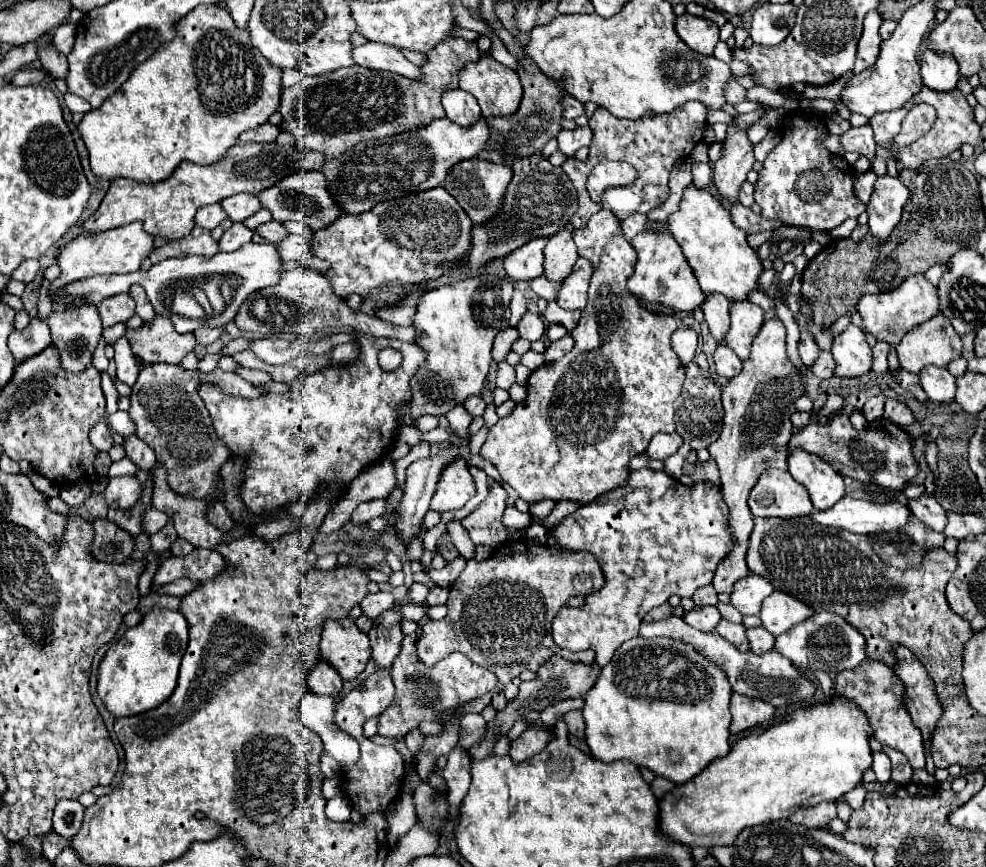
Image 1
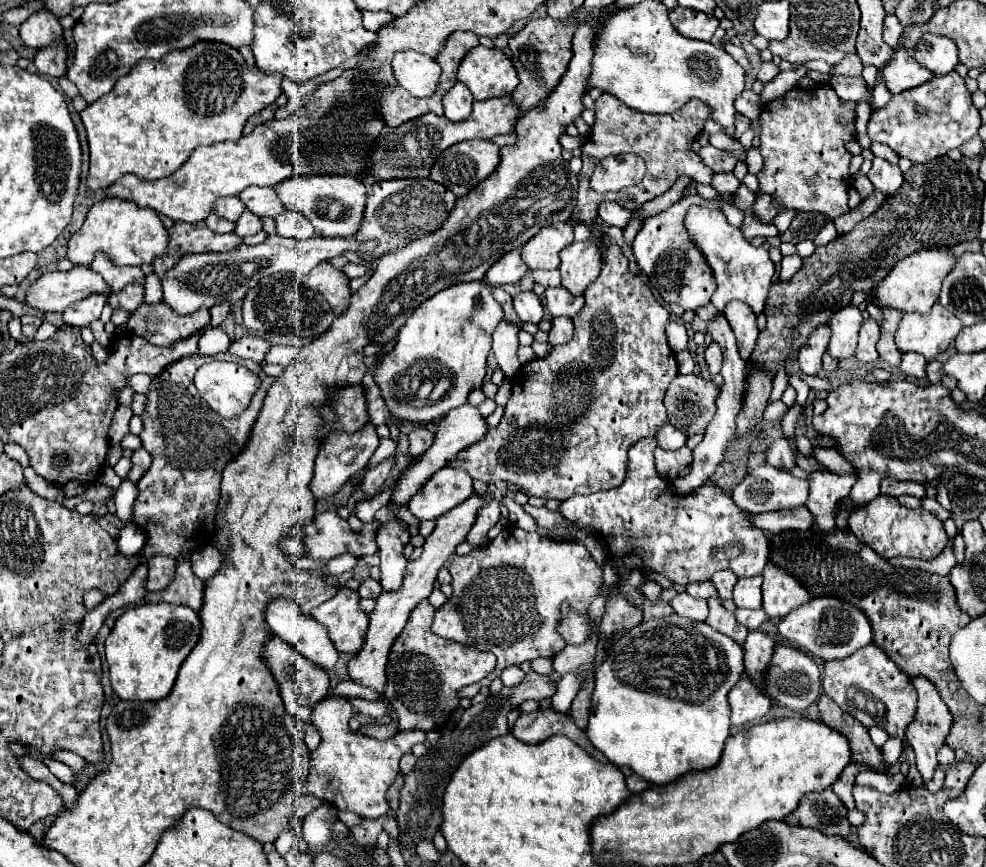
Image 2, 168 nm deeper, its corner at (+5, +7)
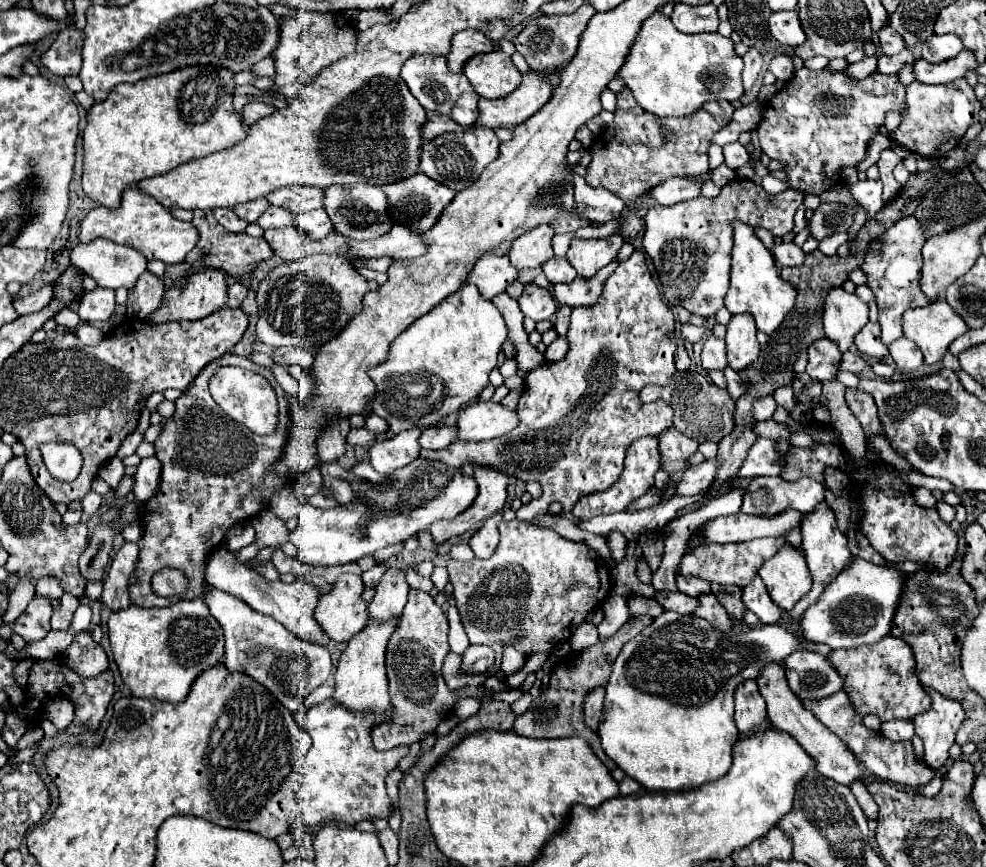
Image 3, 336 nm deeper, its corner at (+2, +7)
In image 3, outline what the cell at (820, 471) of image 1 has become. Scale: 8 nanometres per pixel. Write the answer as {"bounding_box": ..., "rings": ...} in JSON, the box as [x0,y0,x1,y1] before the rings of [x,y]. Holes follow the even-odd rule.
{"bounding_box":[789,504,851,618],"rings":[[[821,504],[813,514],[807,514],[803,518],[801,534],[803,534],[803,546],[801,548],[803,548],[803,554],[807,558],[807,566],[809,566],[811,576],[813,576],[813,588],[811,588],[811,592],[807,596],[803,596],[797,602],[797,606],[793,606],[793,610],[789,612],[791,618],[801,618],[803,612],[817,602],[817,598],[823,594],[825,586],[835,580],[835,576],[849,564],[849,558],[851,558],[851,552],[847,548],[847,538],[839,532],[835,514],[833,514],[833,510],[827,504]]]}

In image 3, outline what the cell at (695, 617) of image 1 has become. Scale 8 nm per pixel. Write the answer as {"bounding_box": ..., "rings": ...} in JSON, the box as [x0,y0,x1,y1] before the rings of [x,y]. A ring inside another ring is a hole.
{"bounding_box":[653,590,699,614],"rings":[[[657,590],[653,598],[665,608],[665,610],[675,610],[679,614],[693,614],[693,610],[699,606],[697,598],[691,598],[679,590],[669,592],[669,590]]]}

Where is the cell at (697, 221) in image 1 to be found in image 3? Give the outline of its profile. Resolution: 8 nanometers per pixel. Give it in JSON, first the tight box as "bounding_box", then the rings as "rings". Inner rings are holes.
{"bounding_box":[725,222,795,334],"rings":[[[735,222],[735,236],[733,236],[733,262],[731,262],[731,288],[725,298],[725,308],[731,314],[751,314],[757,322],[759,332],[773,334],[783,318],[795,308],[795,286],[785,282],[775,268],[771,252],[765,248],[765,244],[757,238],[755,230],[747,224]]]}

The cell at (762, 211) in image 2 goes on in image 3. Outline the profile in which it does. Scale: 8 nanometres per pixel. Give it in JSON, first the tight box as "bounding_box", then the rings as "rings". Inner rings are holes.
{"bounding_box":[643,178,805,318],"rings":[[[735,178],[725,184],[715,198],[697,196],[675,206],[649,208],[643,216],[643,250],[655,264],[665,300],[687,308],[691,314],[703,318],[713,316],[723,308],[723,298],[727,294],[733,222],[739,220],[749,226],[763,226],[775,236],[785,236],[793,230],[793,216],[803,204],[803,198],[805,194],[799,190],[787,190],[773,196],[767,194],[761,184],[747,178]]]}

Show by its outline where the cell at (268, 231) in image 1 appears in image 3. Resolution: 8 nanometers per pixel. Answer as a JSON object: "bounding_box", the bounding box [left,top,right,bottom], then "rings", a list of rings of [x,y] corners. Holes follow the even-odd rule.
{"bounding_box":[295,208,333,240],"rings":[[[323,208],[305,212],[305,214],[297,214],[295,224],[301,230],[305,230],[309,236],[313,236],[313,240],[321,240],[323,236],[333,232],[333,222],[331,222],[331,218],[327,216],[327,212]]]}

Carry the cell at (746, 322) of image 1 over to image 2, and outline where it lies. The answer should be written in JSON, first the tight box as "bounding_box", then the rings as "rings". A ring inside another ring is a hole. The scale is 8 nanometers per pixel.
{"bounding_box":[724,302,758,360],"rings":[[[732,302],[724,308],[724,316],[728,316],[728,322],[732,324],[732,330],[738,340],[738,352],[742,360],[748,360],[752,356],[756,336],[758,336],[758,326],[756,326],[756,314],[748,304],[744,302]]]}

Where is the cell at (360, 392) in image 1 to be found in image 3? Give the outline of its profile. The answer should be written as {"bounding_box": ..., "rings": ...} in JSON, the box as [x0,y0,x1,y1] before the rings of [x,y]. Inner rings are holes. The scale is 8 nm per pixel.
{"bounding_box":[209,366,279,435],"rings":[[[227,366],[227,368],[219,368],[213,378],[209,380],[209,388],[211,388],[211,396],[213,400],[239,424],[243,424],[249,430],[257,435],[269,435],[276,430],[279,414],[279,406],[277,406],[277,396],[275,390],[271,388],[271,384],[257,372],[251,370],[243,370],[243,368],[235,368],[235,366]]]}

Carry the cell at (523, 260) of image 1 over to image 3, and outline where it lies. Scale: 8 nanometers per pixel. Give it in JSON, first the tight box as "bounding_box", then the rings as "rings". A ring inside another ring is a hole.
{"bounding_box":[467,256,517,300],"rings":[[[481,256],[467,282],[477,284],[483,298],[491,300],[499,292],[505,292],[507,286],[517,278],[517,268],[511,266],[507,256]]]}

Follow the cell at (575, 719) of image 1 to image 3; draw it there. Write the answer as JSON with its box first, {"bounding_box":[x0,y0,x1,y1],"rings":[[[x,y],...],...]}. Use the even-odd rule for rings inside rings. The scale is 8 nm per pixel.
{"bounding_box":[585,688,605,730],"rings":[[[595,688],[585,700],[585,724],[593,730],[597,730],[599,720],[601,720],[603,698],[605,698],[605,688]]]}

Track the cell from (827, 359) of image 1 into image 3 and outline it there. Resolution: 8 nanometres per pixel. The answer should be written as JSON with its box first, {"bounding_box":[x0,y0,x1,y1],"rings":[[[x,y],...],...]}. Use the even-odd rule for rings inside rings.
{"bounding_box":[841,352,869,372],"rings":[[[845,352],[843,354],[843,362],[841,362],[841,370],[849,370],[849,372],[863,372],[865,368],[869,368],[869,364],[865,362],[865,358],[853,354],[853,352]]]}

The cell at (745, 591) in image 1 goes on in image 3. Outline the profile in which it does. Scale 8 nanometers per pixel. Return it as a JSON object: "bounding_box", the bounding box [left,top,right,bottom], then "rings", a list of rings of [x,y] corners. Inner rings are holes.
{"bounding_box":[743,576,781,624],"rings":[[[759,576],[743,588],[743,604],[751,610],[763,624],[775,624],[781,618],[781,608],[771,600],[765,584]]]}

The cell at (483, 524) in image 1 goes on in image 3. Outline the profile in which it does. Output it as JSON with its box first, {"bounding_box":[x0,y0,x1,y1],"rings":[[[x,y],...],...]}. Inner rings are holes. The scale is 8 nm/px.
{"bounding_box":[469,514,501,560],"rings":[[[495,514],[495,516],[487,518],[485,524],[469,540],[469,546],[475,552],[475,558],[487,560],[495,552],[495,548],[499,544],[499,532],[497,532],[499,522],[501,522],[501,514]]]}

